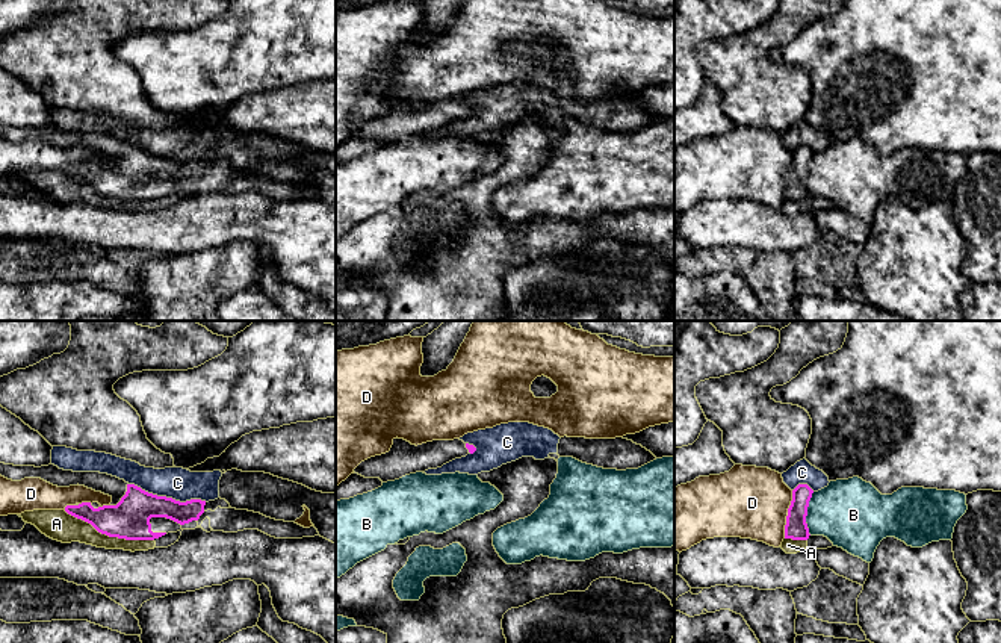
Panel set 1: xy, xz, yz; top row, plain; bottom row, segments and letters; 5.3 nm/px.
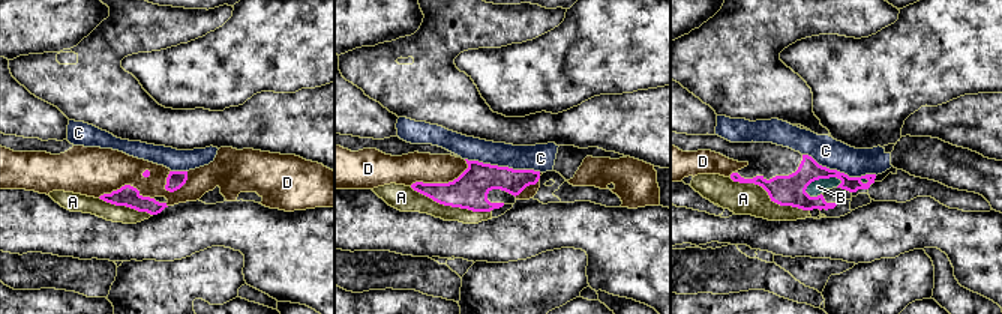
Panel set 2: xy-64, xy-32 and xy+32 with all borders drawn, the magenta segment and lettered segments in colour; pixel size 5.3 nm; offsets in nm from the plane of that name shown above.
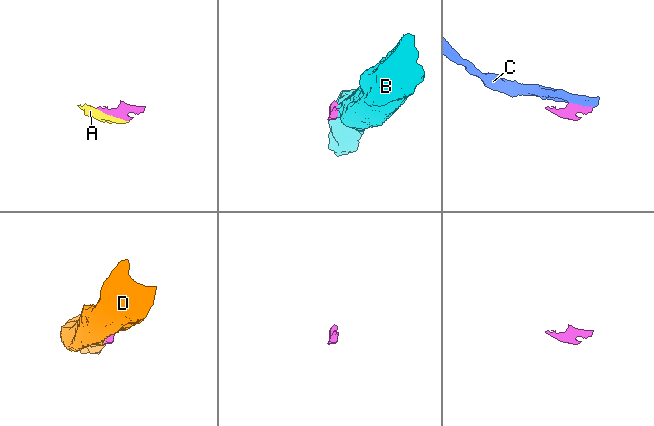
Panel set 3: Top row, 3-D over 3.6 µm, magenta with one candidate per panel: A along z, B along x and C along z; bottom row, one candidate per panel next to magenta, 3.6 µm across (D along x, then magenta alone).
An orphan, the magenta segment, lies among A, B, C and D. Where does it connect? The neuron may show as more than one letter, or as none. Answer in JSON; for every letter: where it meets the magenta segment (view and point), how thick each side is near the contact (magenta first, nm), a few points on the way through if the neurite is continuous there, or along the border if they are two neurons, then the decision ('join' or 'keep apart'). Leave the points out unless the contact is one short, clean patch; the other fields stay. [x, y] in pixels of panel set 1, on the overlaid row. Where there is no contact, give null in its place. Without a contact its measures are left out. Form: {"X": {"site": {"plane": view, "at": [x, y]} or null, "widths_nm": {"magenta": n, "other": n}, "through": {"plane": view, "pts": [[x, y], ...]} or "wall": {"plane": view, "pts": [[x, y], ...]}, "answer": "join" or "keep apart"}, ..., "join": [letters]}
{"A": {"site": {"plane": "xy", "at": [109, 536]}, "widths_nm": {"magenta": 220, "other": 150}, "answer": "keep apart"}, "B": {"site": {"plane": "yz", "at": [806, 513]}, "widths_nm": {"magenta": 120, "other": 380}, "answer": "keep apart"}, "C": {"site": {"plane": "xy", "at": [168, 498]}, "widths_nm": {"magenta": 220, "other": 170}, "wall": {"plane": "xy", "pts": [[129, 483], [180, 501], [206, 501]]}, "answer": "keep apart"}, "D": {"site": {"plane": "yz", "at": [788, 515]}, "widths_nm": {"magenta": 120, "other": 380}, "answer": "keep apart"}, "join": []}

